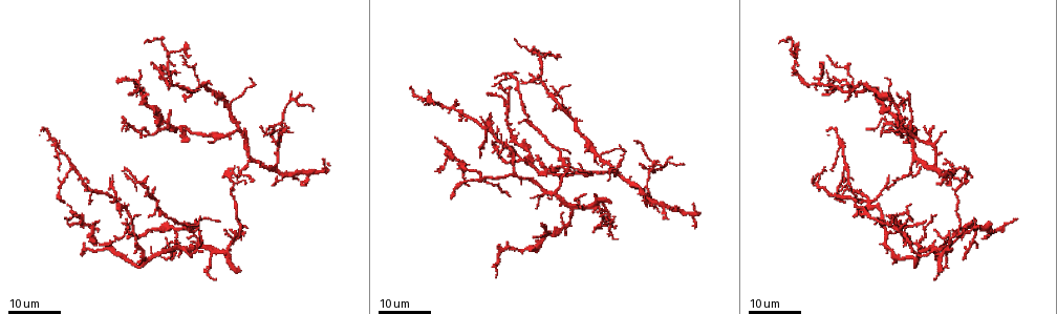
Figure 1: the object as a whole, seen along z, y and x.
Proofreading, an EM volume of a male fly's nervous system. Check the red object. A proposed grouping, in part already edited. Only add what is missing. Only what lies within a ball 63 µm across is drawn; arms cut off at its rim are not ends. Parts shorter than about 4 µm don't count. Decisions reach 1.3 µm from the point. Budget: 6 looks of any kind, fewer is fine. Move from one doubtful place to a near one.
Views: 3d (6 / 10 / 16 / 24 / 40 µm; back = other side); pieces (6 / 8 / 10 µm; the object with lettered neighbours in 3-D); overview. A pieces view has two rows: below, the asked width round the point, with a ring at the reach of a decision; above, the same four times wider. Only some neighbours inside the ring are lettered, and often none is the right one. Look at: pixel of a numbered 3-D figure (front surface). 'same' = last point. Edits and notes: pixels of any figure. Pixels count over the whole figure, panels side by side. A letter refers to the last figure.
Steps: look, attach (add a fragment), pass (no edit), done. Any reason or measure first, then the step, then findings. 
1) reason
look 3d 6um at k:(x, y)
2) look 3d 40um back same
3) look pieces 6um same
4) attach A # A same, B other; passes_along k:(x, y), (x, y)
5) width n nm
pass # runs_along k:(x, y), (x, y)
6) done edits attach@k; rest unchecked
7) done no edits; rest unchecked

look 3d 16um at 1:(141, 130)

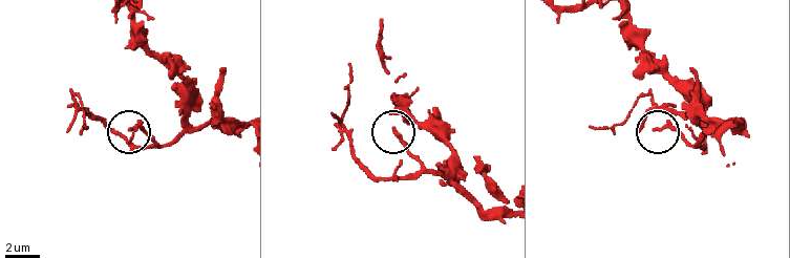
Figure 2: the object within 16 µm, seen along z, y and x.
look pieces 8um at 2:(655, 130)

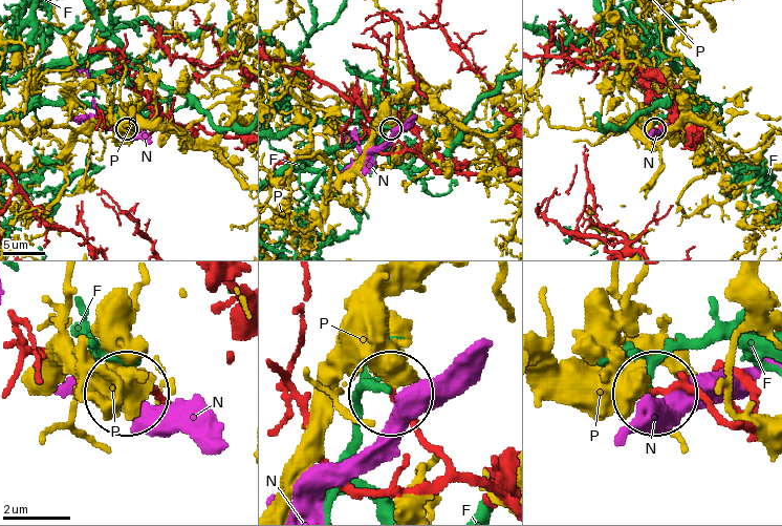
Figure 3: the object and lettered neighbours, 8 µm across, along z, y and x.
pass # F other, N other, P other; none of them fits

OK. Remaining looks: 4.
branch stops here
look 3d 24um at 1:(172, 109)

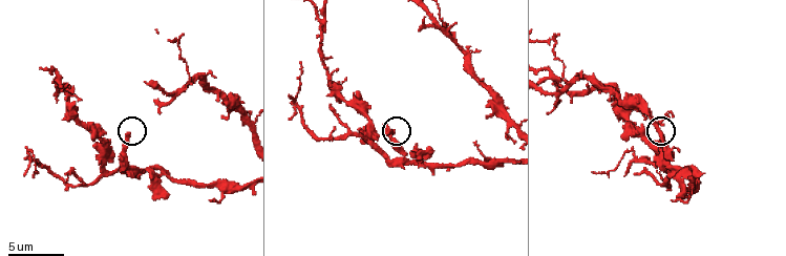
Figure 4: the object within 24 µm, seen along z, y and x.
see the neighbours
look pieces 8um at 4:(129, 136)

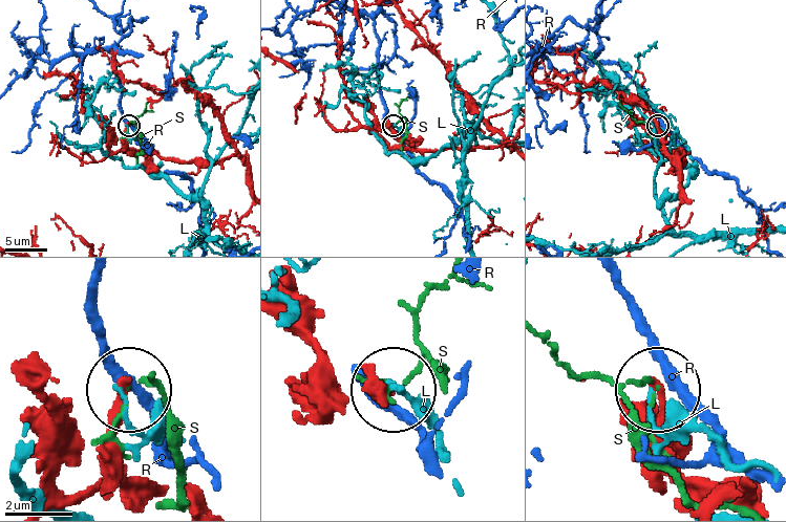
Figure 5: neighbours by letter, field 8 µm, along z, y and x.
width 230 nm
pass # L other, R other, S other; runs_along 5:(170, 487), (145, 481), (122, 459), (125, 394); no lettered fragment goes on from it

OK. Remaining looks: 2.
an open end
look 3d 16um at 1:(542, 222)

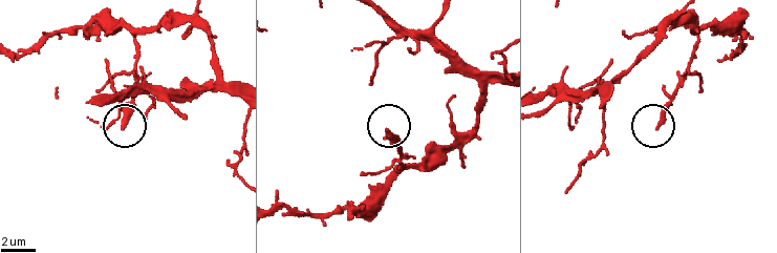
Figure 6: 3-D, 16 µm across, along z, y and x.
look pieces 8um at 6:(386, 130)

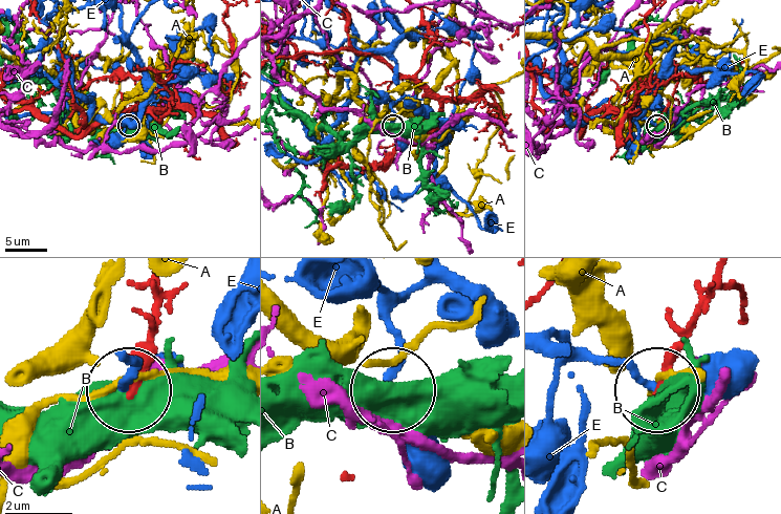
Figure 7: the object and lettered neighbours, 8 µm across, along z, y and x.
pass # A other, B other, C other, E other; runs_along 7:(723, 278), (658, 385); no lettered fragment goes on from it

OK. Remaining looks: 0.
done no edits; rest unchecked

